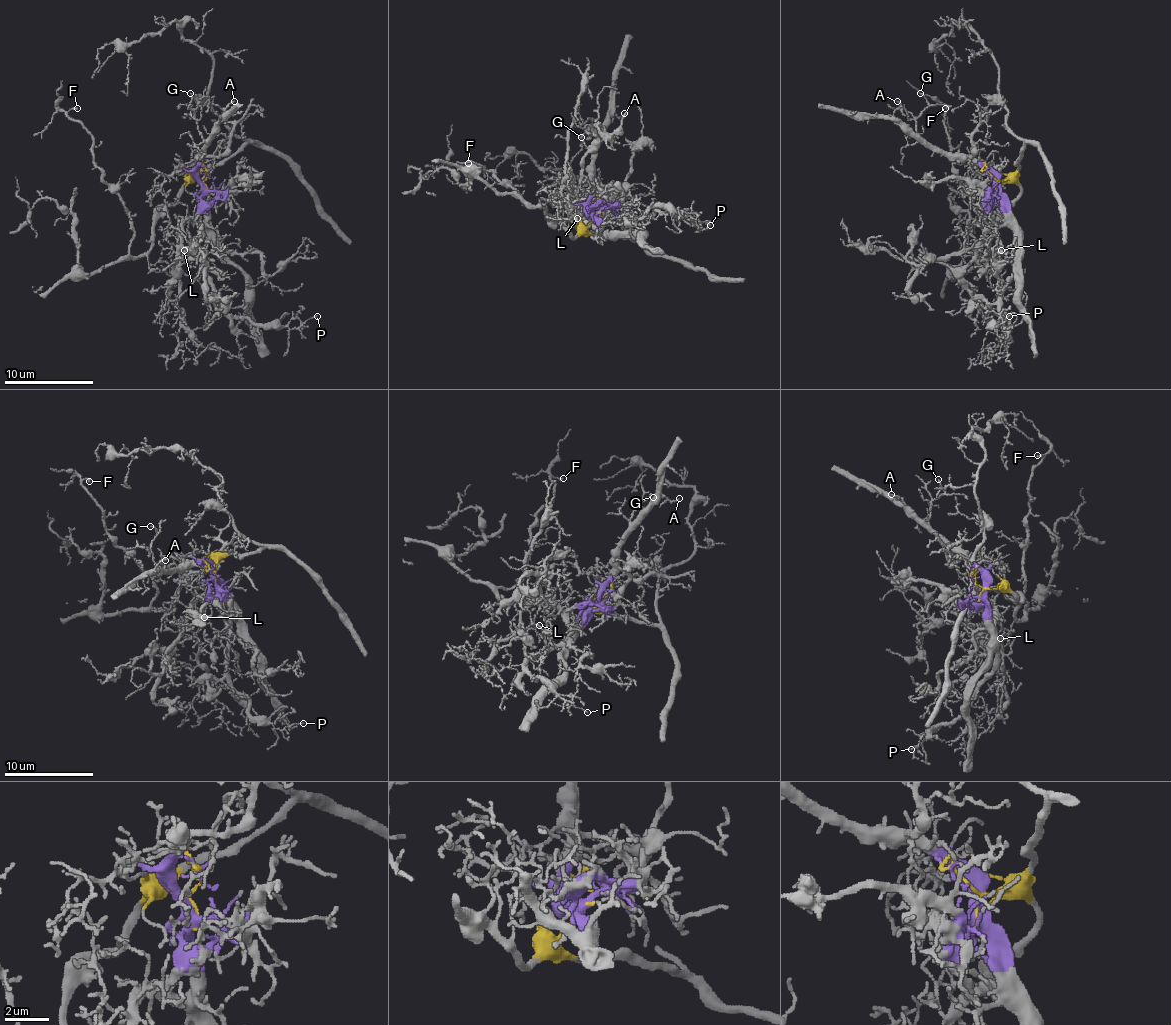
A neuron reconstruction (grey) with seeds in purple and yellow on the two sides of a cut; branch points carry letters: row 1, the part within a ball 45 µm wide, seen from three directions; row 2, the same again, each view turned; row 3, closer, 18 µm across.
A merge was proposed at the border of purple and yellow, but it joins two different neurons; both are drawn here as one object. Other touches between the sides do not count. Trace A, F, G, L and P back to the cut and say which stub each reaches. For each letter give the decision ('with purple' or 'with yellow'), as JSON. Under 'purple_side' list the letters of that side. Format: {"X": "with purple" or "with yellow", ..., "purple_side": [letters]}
{"A": "with purple", "F": "with yellow", "G": "with purple", "L": "with purple", "P": "with purple", "purple_side": ["A", "G", "L", "P"]}

